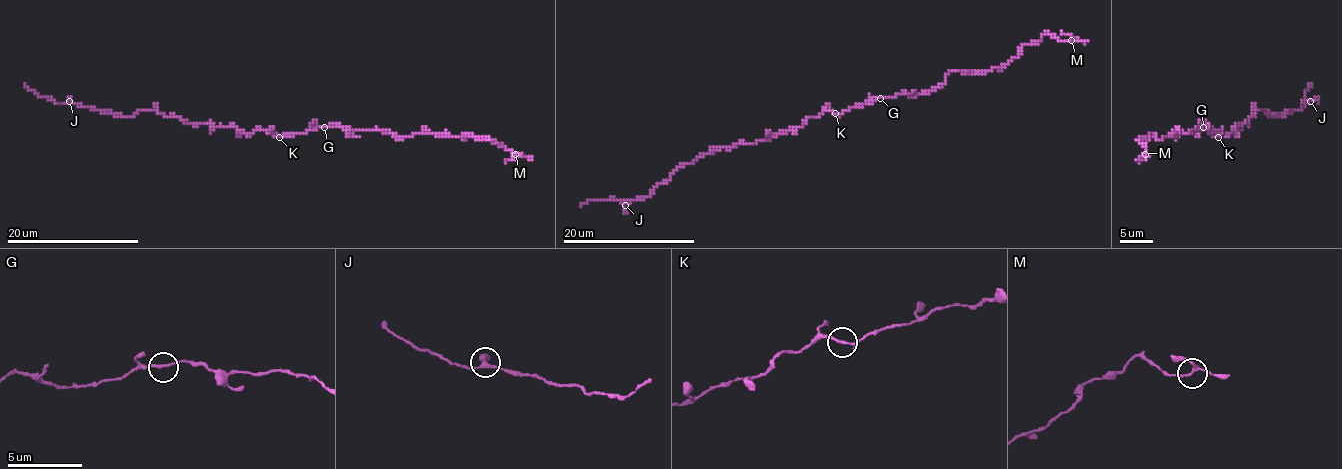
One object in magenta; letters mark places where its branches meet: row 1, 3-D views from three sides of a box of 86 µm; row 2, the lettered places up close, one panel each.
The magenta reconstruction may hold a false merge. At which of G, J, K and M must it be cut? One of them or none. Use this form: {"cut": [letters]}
{"cut": []}

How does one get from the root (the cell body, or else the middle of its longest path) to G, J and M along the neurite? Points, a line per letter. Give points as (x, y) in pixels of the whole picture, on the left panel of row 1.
G: (278, 136), (294, 136), (314, 127), (324, 127)
J: (278, 136), (264, 131), (246, 134), (233, 126), (190, 124), (150, 109), (133, 116), (113, 116), (69, 101)
M: (278, 136), (332, 124), (380, 129), (398, 137), (450, 134), (463, 139), (470, 134), (493, 139), (515, 154)

